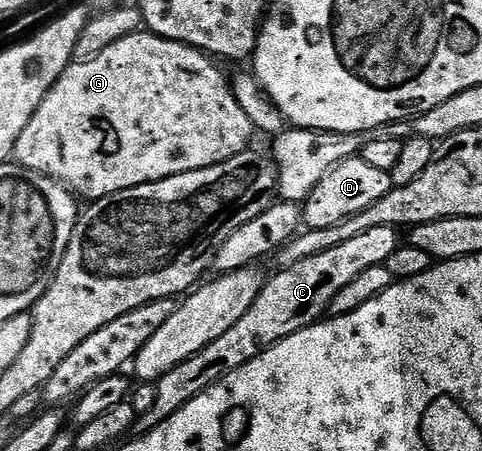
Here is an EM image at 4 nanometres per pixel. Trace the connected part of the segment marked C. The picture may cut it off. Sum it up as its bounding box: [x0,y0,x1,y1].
[134,225,402,435]

